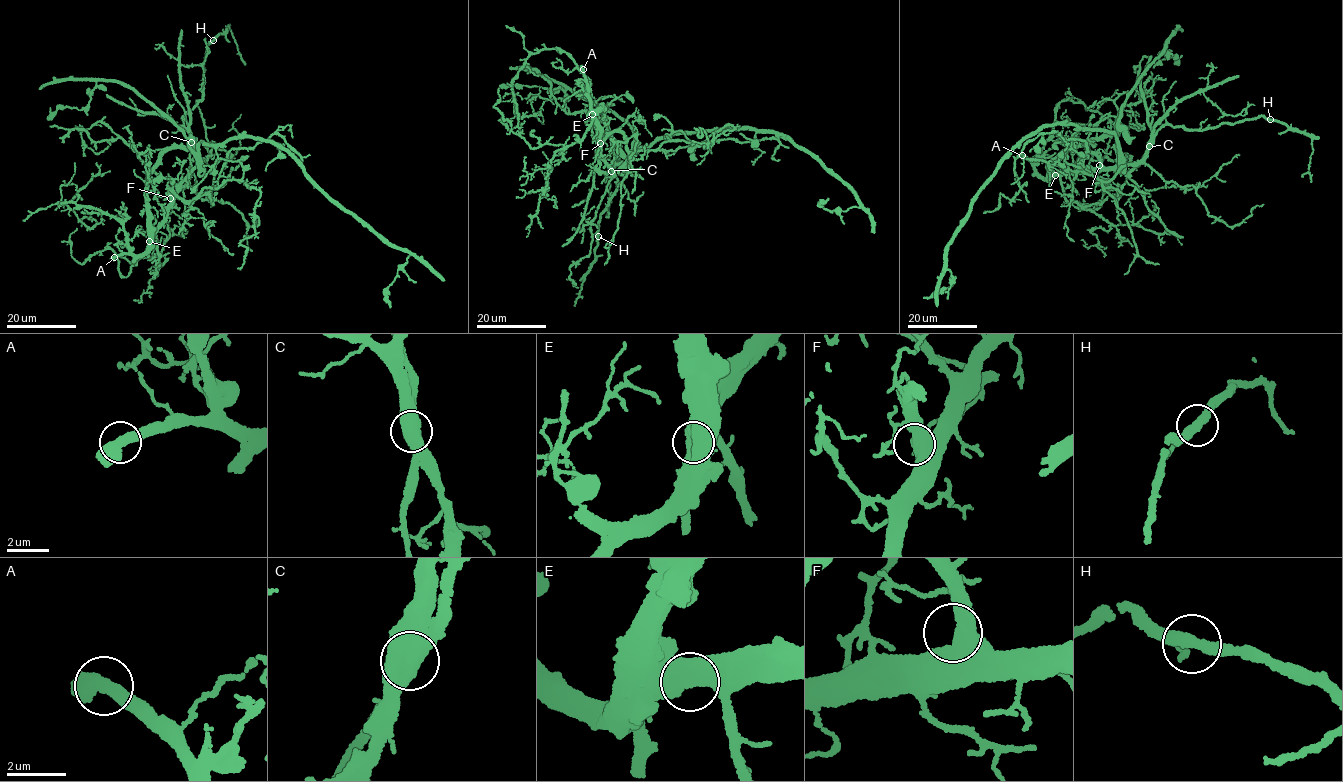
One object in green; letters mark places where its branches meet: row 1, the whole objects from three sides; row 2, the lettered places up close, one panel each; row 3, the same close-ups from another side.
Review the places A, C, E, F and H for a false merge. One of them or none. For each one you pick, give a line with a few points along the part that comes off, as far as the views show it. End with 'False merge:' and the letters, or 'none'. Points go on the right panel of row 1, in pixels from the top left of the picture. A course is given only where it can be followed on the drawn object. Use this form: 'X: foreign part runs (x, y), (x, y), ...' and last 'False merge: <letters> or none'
C: foreign part runs (1149, 146), (1153, 136), (1165, 125), (1203, 130), (1262, 115), (1311, 138), (1311, 182)
False merge: C

